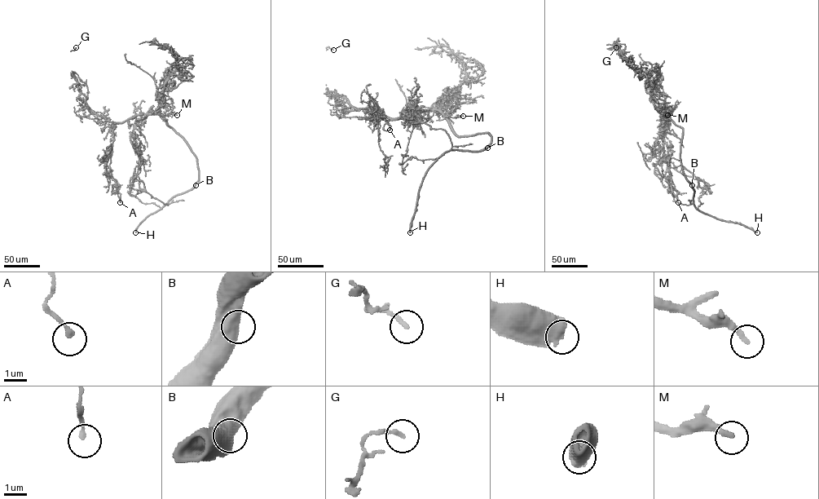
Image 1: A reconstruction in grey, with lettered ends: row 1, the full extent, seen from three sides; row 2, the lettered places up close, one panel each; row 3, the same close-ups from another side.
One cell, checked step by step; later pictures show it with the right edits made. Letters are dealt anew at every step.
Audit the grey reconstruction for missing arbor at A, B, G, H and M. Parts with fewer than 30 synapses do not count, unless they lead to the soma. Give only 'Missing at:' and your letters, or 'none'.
Missing at: H, M

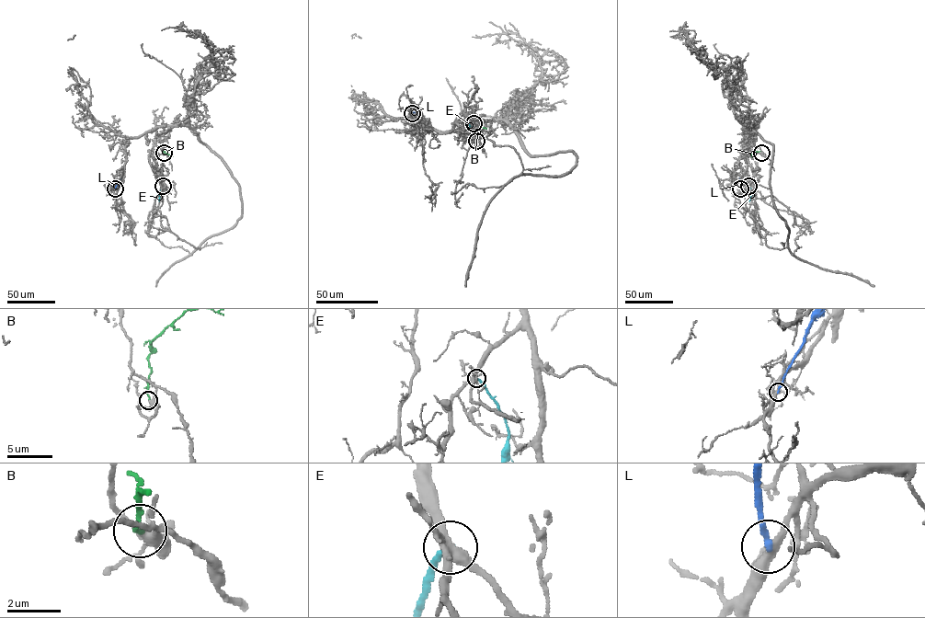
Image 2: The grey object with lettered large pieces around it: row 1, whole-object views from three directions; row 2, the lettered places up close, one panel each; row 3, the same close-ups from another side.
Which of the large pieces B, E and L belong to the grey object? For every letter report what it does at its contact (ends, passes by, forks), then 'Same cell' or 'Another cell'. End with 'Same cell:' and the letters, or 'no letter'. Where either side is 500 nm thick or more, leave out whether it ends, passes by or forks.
B: It ends there. Another cell
E: It ends there. Another cell
L: It ends there. Another cell
Same cell: no letter

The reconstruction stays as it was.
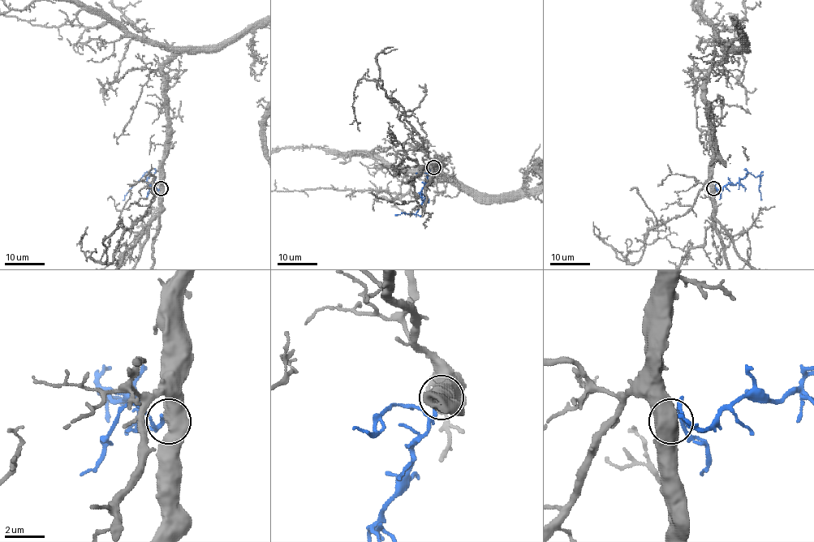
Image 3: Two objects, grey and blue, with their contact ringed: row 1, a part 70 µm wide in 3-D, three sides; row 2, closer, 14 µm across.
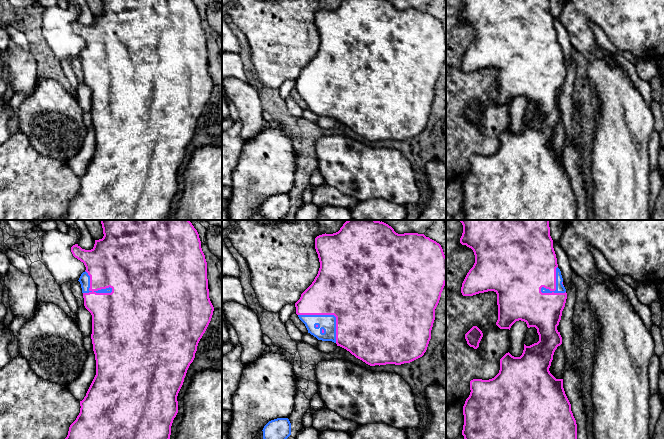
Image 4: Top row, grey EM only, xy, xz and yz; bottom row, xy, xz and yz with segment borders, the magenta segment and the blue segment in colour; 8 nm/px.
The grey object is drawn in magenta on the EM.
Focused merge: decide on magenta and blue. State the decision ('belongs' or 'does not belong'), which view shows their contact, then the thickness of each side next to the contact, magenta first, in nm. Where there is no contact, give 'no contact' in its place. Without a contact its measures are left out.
belongs; meets magenta in xy; 360 nm thick on the magenta side, 50 nm on the other

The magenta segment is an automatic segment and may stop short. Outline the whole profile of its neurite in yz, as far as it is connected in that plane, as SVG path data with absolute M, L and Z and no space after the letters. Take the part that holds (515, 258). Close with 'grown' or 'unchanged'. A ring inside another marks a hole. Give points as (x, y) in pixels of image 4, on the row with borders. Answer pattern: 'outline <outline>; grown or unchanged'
outline M460 220L463 225L463 233L460 243L471 248L475 255L475 263L467 273L461 287L463 296L473 296L479 293L494 291L497 294L498 320L496 325L500 329L509 329L516 321L524 321L527 327L535 327L539 335L539 341L530 346L524 344L524 350L520 357L514 357L509 352L500 359L499 373L492 379L473 379L470 381L470 395L463 406L464 425L462 435L464 439L577 439L577 424L571 411L571 404L563 388L563 379L556 379L549 371L553 355L558 346L562 344L562 337L557 330L565 307L567 293L563 285L561 271L558 268L556 254L553 248L553 240L550 236L549 220Z; grown

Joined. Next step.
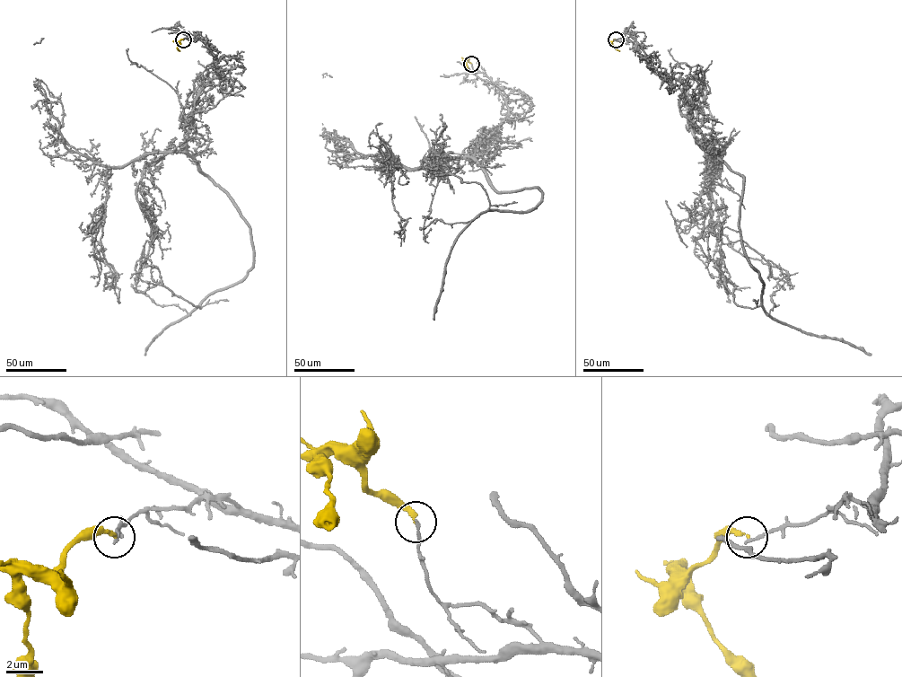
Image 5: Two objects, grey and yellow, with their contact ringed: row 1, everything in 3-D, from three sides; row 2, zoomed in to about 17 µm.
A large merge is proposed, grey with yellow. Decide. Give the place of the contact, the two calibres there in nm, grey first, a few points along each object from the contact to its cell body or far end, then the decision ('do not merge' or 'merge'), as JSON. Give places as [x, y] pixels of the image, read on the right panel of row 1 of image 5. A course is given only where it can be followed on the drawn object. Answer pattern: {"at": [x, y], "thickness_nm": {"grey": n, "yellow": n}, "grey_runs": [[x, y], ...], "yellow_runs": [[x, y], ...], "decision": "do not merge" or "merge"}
{"at": [616, 39], "thickness_nm": {"grey": 160, "yellow": 180}, "grey_runs": [[616, 39], [629, 39], [656, 74], [678, 81], [681, 113], [743, 178], [739, 227], [766, 312], [871, 355]], "yellow_runs": [[616, 39], [611, 44], [619, 50]], "decision": "do not merge"}

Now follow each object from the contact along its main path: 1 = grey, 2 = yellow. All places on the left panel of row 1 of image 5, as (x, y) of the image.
1: (183, 39), (212, 49), (219, 77), (195, 103), (187, 151), (249, 228), (253, 265), (166, 328), (145, 355)
2: (183, 39), (177, 41), (179, 50)

